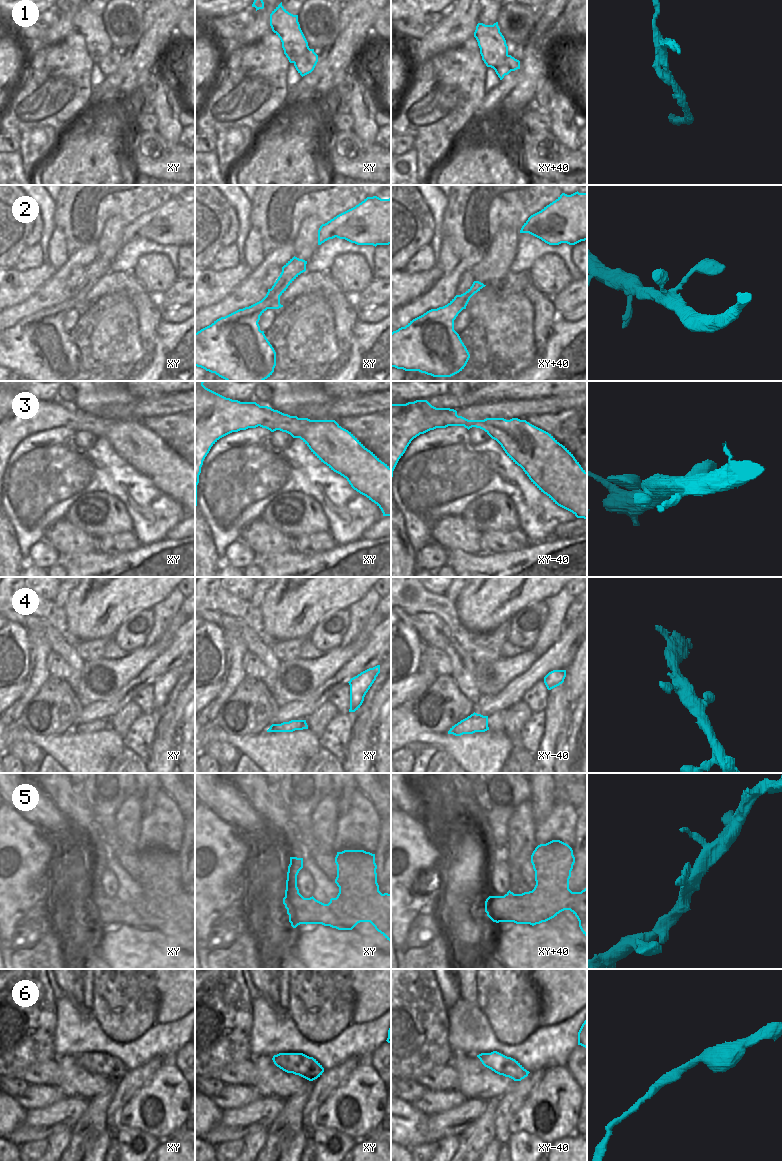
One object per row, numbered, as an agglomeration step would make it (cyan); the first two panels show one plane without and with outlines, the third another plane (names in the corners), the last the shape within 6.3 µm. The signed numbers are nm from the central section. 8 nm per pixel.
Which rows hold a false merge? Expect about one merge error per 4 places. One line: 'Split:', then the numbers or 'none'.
Split: 1

